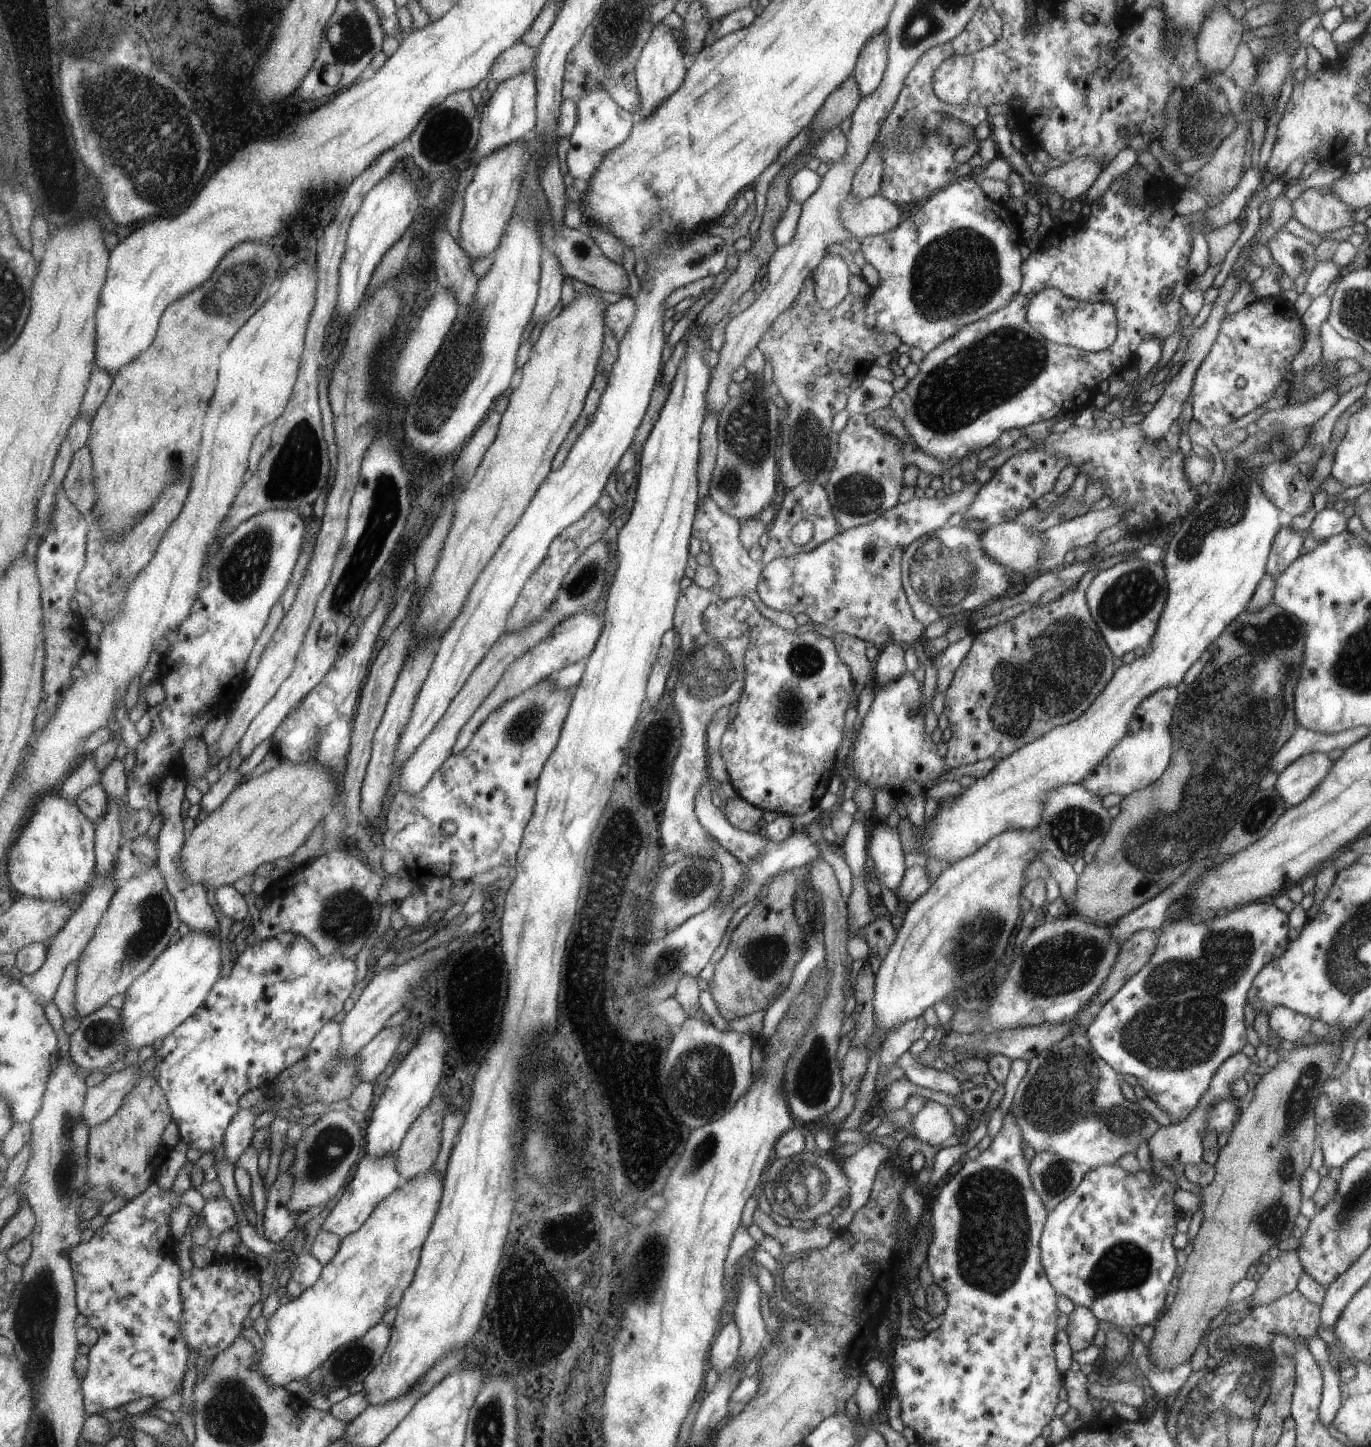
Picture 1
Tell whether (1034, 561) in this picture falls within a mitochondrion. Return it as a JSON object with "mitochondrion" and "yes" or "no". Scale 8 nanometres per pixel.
{"mitochondrion":"no"}

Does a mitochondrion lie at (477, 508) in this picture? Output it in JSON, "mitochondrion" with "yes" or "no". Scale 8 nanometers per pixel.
{"mitochondrion":"no"}

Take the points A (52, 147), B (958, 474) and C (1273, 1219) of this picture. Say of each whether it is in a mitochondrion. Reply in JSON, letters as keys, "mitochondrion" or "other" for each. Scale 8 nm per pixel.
{"A":"other","B":"other","C":"mitochondrion"}

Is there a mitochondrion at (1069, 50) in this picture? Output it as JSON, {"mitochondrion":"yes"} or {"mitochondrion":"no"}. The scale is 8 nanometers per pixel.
{"mitochondrion":"yes"}

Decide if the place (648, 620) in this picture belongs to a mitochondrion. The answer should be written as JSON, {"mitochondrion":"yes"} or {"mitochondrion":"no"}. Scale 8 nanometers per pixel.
{"mitochondrion":"no"}

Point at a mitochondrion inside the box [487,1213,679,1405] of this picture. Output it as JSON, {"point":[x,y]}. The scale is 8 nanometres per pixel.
{"point":[654,1255]}

